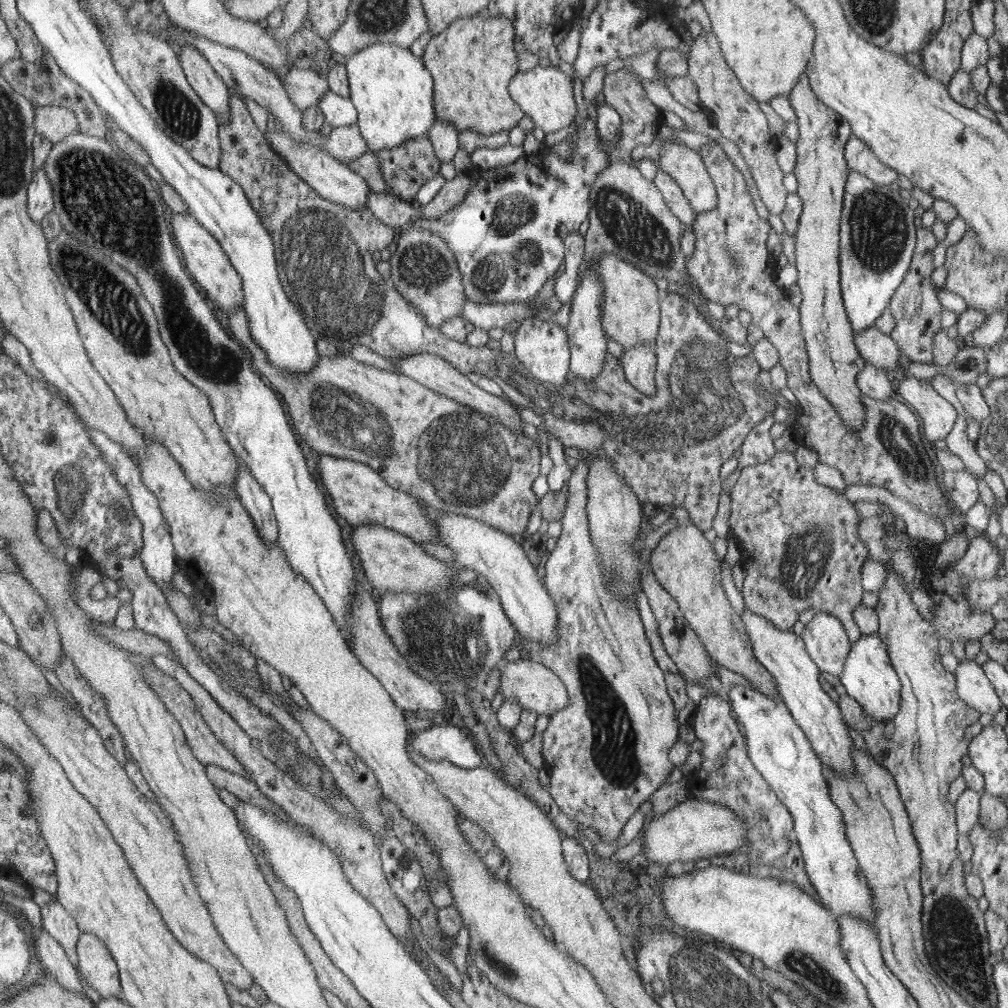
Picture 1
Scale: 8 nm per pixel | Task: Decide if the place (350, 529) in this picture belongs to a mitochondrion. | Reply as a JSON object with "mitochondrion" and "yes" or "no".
{"mitochondrion":"no"}

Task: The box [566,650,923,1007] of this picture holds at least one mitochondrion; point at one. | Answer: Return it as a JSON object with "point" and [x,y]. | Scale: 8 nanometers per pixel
{"point":[806,969]}

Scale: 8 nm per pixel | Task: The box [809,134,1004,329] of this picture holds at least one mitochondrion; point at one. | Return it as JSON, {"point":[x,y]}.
{"point":[878,232]}

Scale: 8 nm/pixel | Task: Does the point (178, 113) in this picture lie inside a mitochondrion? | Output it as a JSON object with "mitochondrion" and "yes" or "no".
{"mitochondrion":"yes"}

